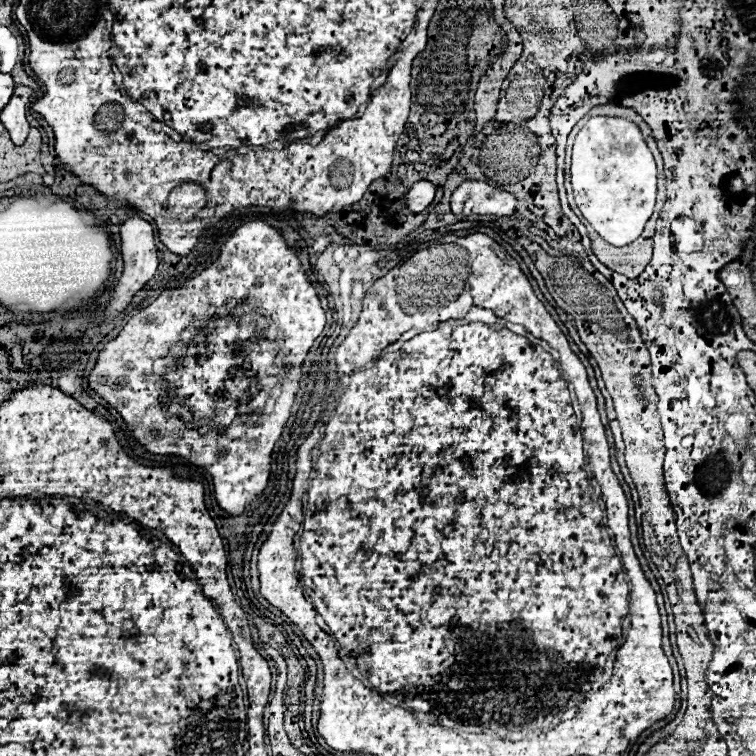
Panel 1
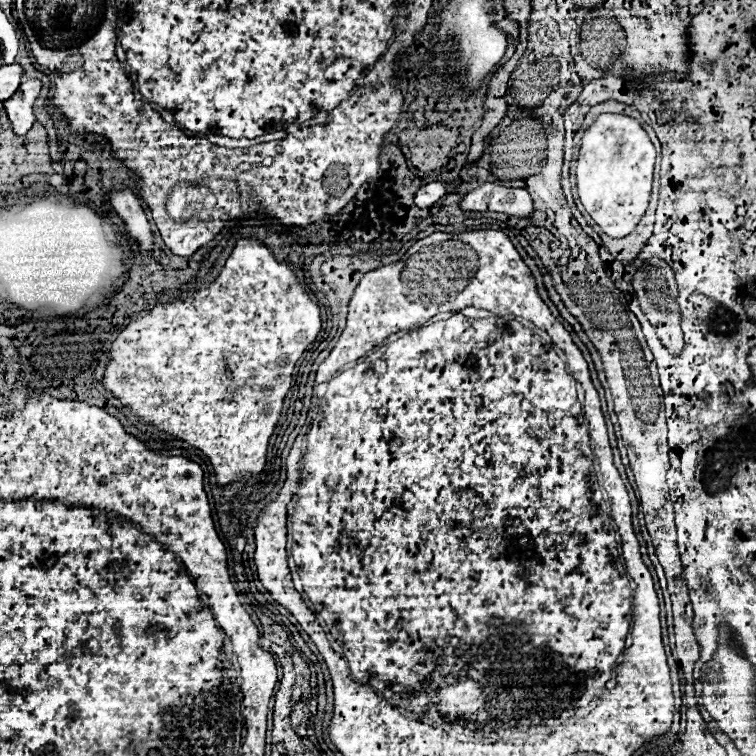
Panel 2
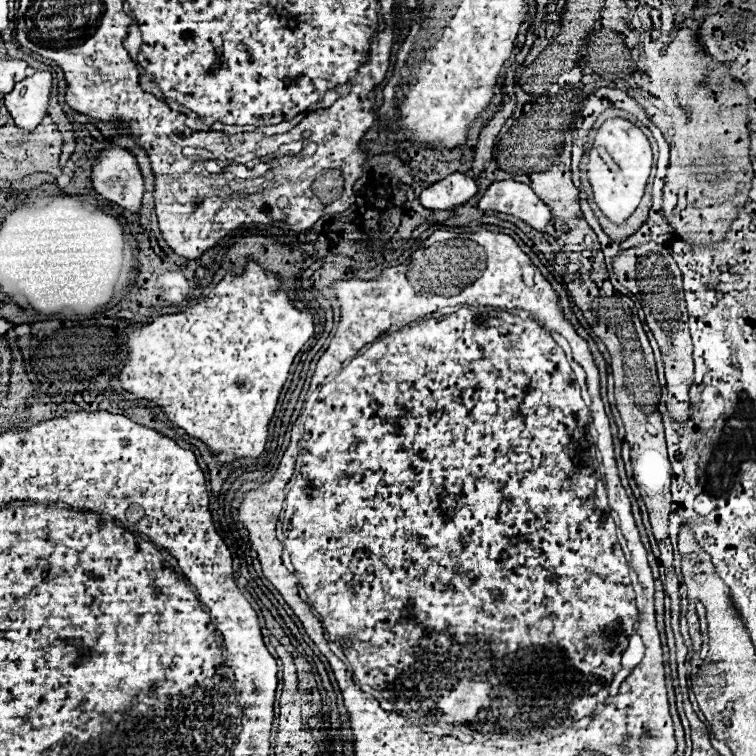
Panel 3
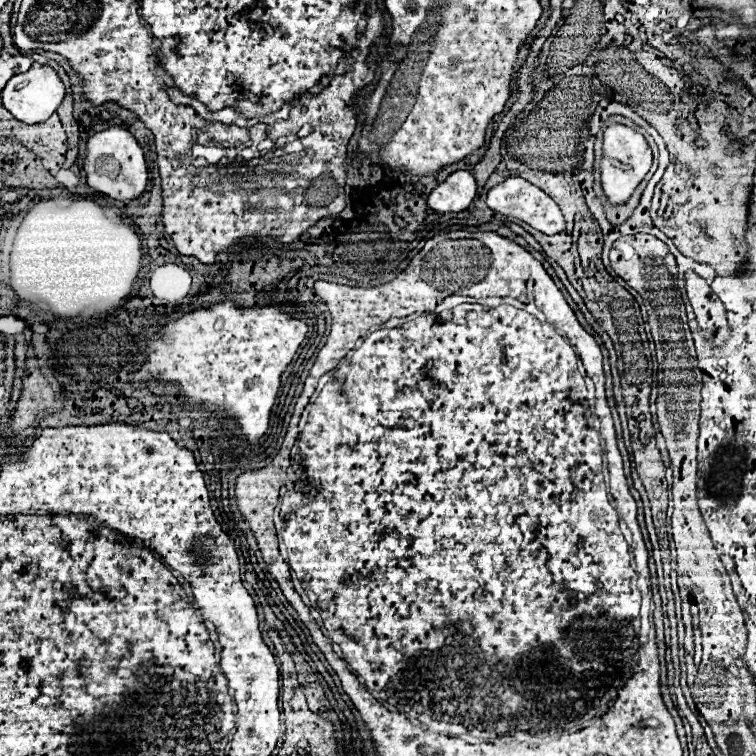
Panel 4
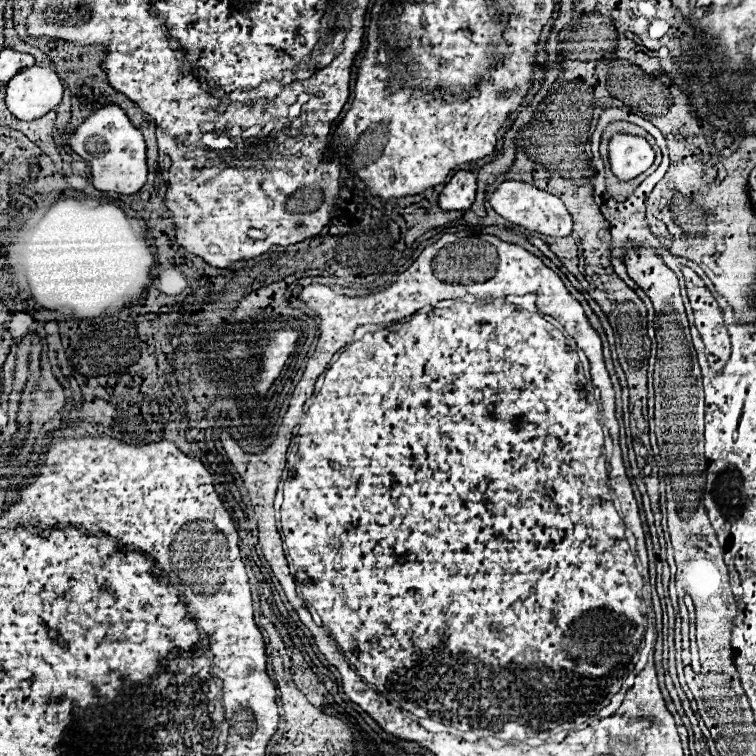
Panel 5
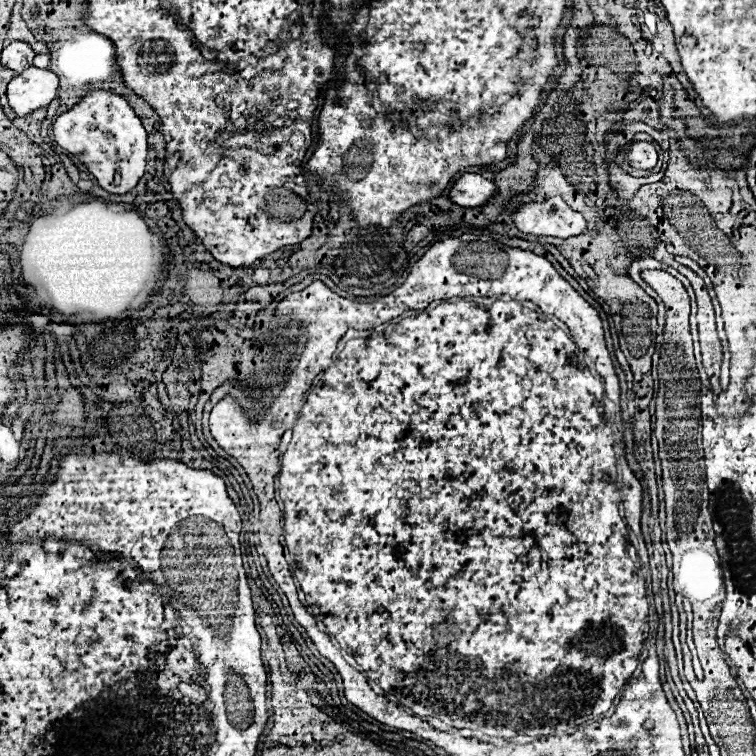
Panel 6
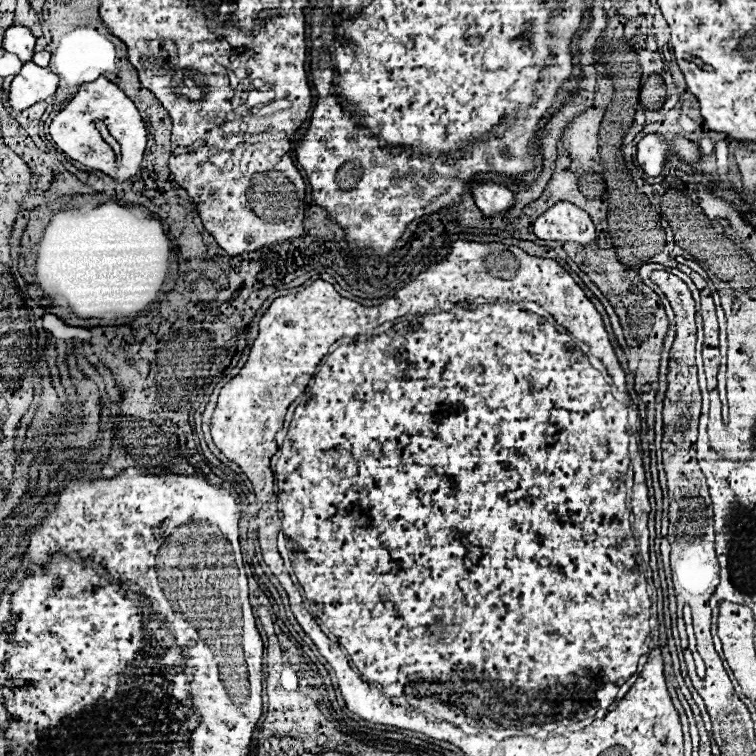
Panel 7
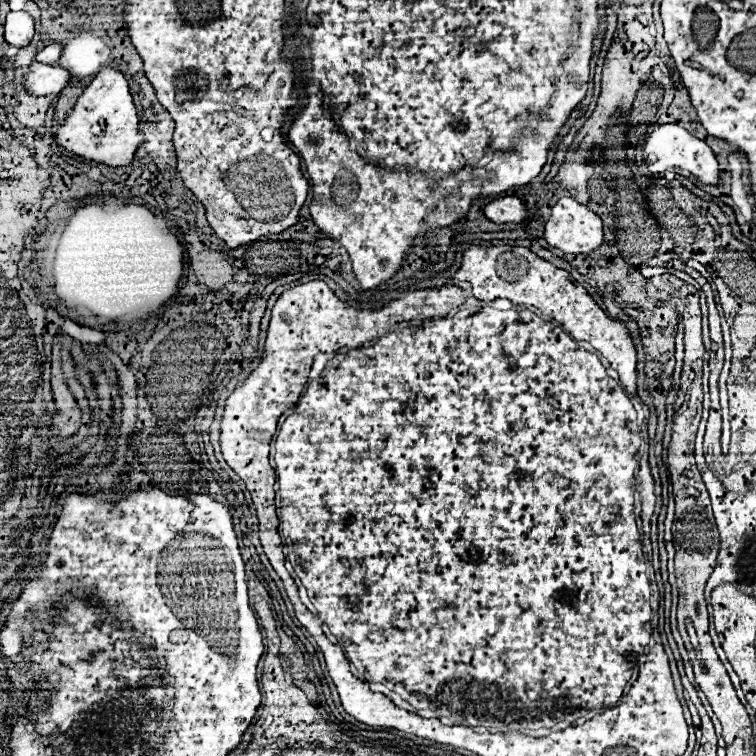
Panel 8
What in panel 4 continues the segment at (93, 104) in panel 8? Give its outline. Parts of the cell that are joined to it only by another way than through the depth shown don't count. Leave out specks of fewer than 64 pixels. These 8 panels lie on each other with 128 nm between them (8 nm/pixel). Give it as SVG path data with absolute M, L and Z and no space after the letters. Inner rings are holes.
M112 126L108 130L96 132L86 142L84 170L88 174L88 184L98 192L104 192L116 200L134 200L138 198L148 184L144 150L138 140L124 128Z

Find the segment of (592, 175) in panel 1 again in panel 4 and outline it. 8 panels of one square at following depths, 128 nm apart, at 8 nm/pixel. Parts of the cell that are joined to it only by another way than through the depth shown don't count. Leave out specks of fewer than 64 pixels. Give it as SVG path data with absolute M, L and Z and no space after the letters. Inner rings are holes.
M612 124L604 130L604 156L600 162L600 178L604 186L604 194L612 204L622 204L628 200L628 196L636 190L636 186L642 182L642 178L648 174L652 166L652 150L642 134L636 130L624 126L624 124Z

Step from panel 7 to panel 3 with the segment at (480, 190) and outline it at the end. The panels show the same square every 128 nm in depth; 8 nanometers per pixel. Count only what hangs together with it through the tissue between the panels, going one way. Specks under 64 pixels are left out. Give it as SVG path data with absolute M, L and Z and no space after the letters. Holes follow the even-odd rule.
M454 172L444 180L438 180L430 188L422 190L420 204L428 210L452 210L468 202L476 192L478 192L478 186L474 178L462 172Z

